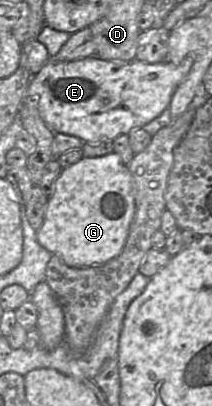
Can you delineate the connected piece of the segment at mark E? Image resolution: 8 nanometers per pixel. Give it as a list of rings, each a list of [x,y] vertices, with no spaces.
[[[91,56],[70,62],[51,58],[32,77],[27,95],[36,99],[42,119],[53,132],[76,136],[84,143],[113,141],[120,135],[128,135],[134,129],[143,128],[167,109],[173,93],[189,73],[192,64],[191,57],[186,57],[179,65],[167,61],[149,64],[136,58],[131,61],[107,61]]]

